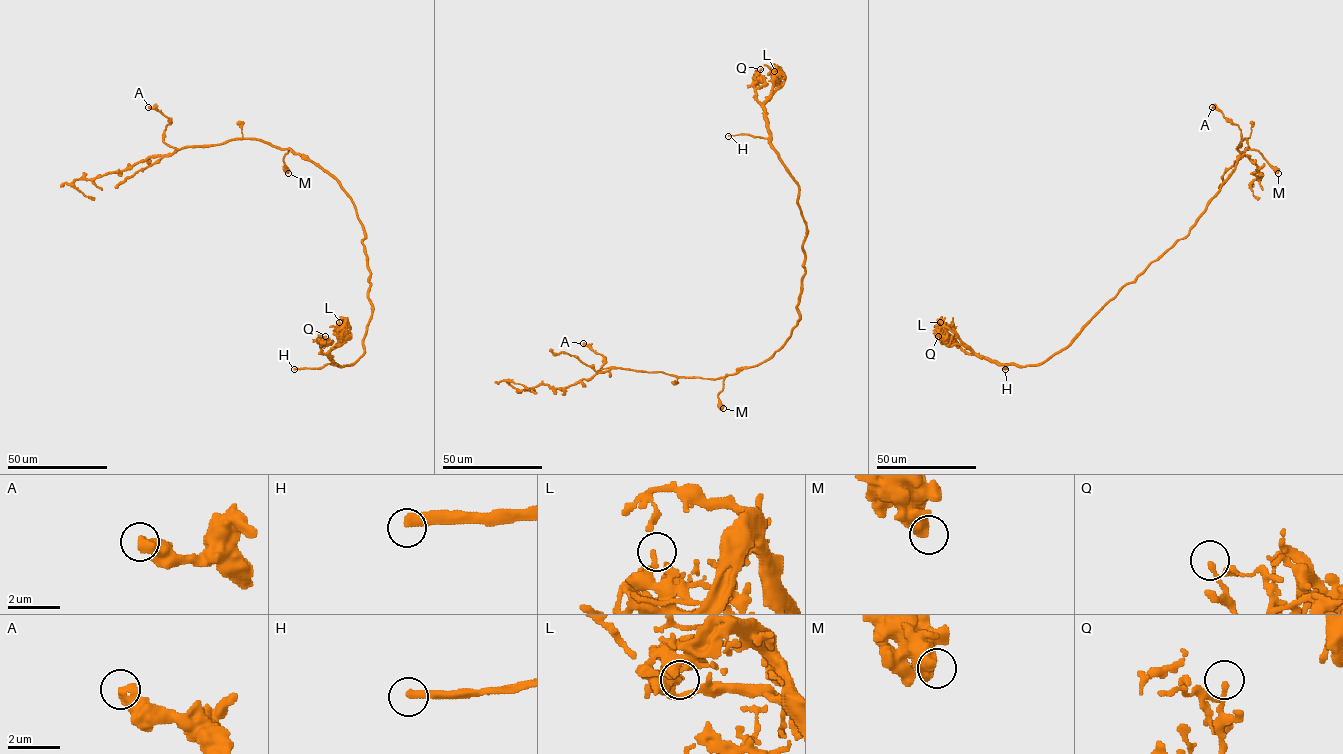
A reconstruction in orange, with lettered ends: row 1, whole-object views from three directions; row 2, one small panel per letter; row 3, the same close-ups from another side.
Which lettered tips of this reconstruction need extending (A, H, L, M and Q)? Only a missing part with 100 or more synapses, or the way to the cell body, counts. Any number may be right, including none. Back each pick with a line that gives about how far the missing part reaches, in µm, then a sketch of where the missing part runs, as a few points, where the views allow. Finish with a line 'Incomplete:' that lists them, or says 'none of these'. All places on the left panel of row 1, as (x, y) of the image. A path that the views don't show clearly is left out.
H: Missing length about 70 µm. Course of what is missing: (294, 369), (267, 368), (244, 362), (214, 364), (181, 351), (179, 353)
Incomplete: H

